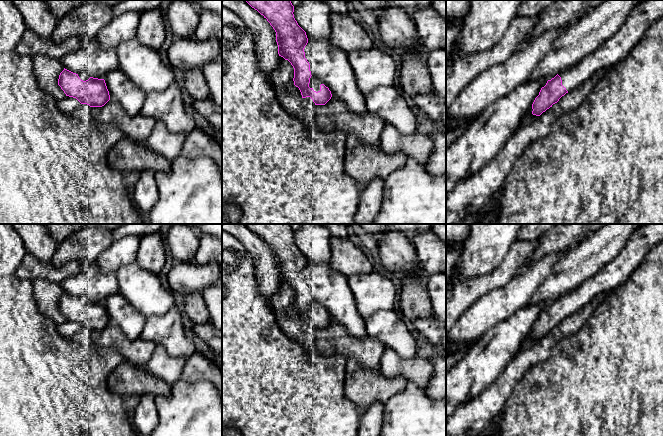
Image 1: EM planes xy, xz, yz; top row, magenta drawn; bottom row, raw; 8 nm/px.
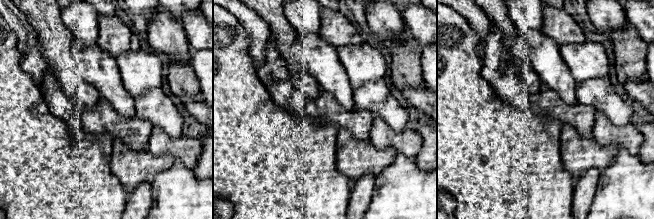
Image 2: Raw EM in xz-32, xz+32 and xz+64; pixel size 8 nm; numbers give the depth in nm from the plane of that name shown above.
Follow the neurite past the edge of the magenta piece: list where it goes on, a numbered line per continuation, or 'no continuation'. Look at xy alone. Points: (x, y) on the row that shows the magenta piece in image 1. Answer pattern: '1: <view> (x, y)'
1: xy (90, 58)

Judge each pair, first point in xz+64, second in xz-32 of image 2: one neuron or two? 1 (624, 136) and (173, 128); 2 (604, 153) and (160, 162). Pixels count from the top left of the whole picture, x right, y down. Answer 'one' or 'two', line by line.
1: two
2: one

